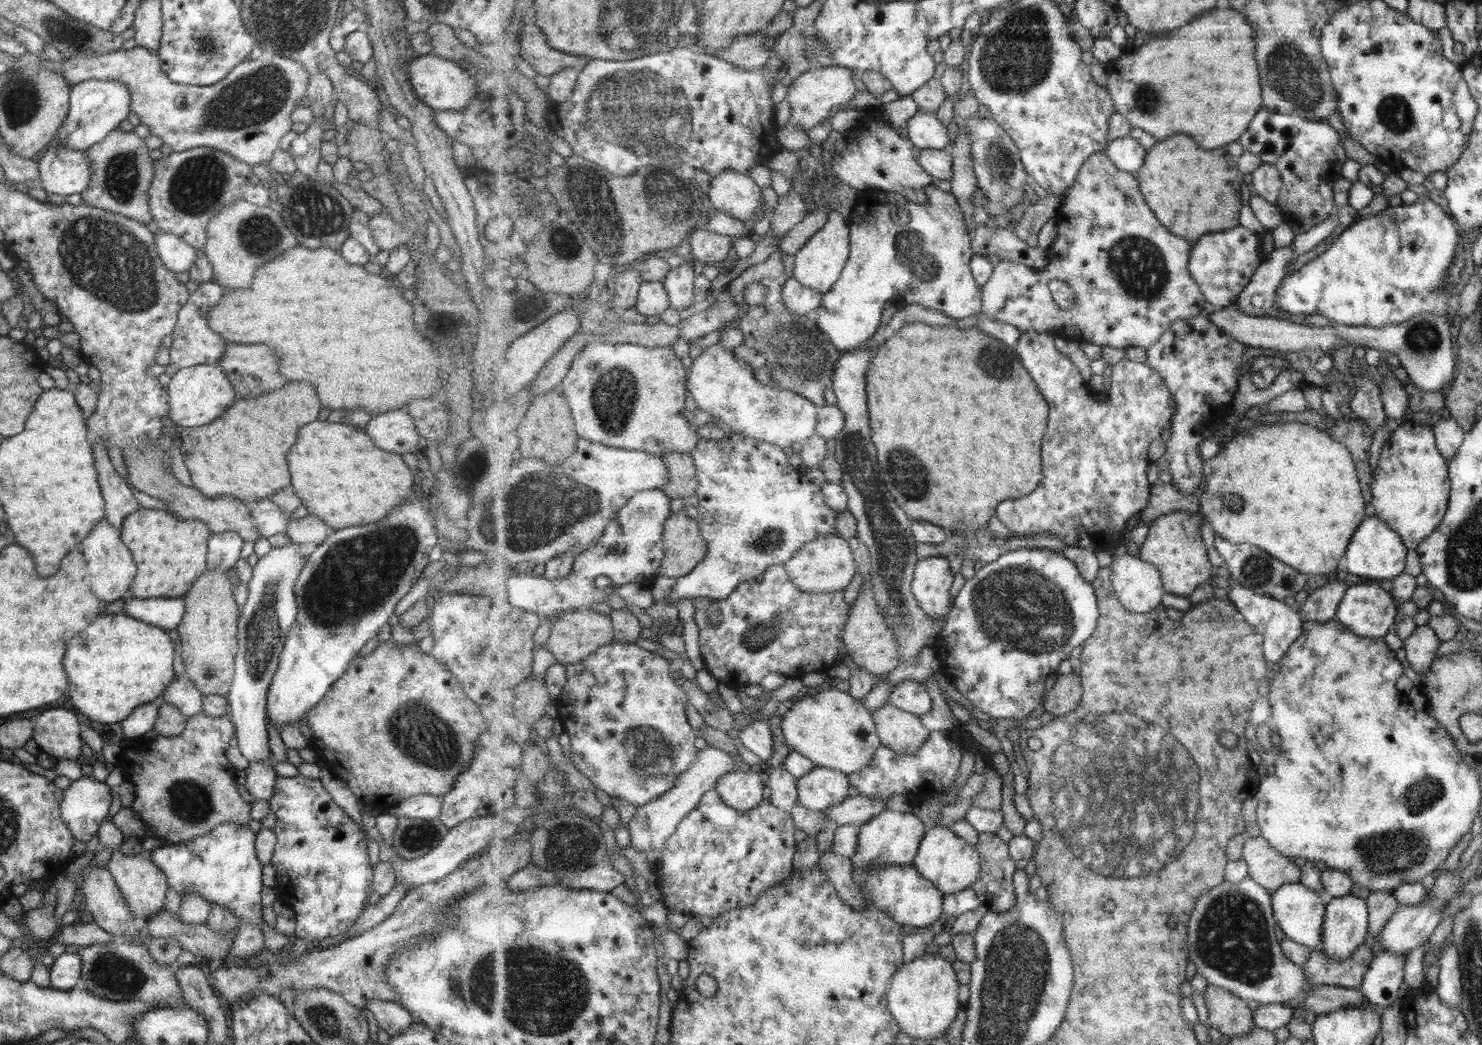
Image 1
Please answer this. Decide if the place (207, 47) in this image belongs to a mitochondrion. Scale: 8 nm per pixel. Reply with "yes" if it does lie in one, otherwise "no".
yes

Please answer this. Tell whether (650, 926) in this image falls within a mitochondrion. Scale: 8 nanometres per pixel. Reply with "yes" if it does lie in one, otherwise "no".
no

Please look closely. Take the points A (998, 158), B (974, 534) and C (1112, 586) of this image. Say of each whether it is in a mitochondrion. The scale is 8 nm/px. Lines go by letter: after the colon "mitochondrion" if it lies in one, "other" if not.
A: mitochondrion
B: other
C: other

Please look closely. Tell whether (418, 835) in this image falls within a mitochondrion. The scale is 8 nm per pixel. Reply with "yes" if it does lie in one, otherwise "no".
yes

